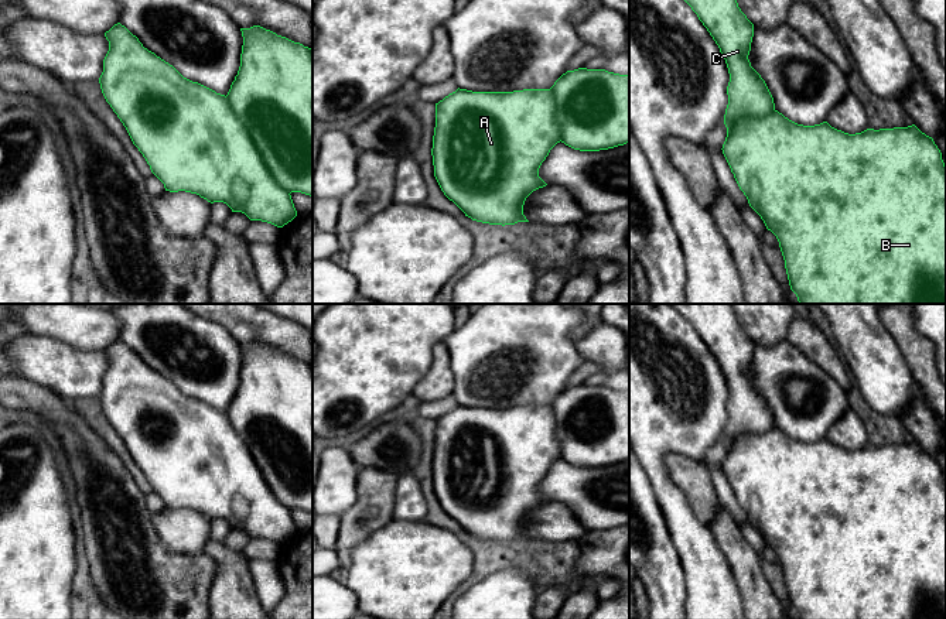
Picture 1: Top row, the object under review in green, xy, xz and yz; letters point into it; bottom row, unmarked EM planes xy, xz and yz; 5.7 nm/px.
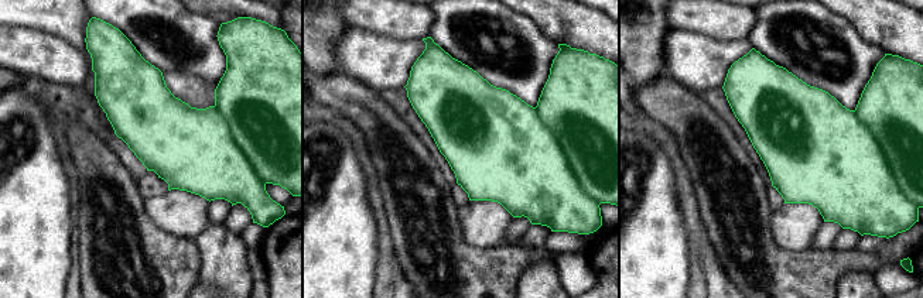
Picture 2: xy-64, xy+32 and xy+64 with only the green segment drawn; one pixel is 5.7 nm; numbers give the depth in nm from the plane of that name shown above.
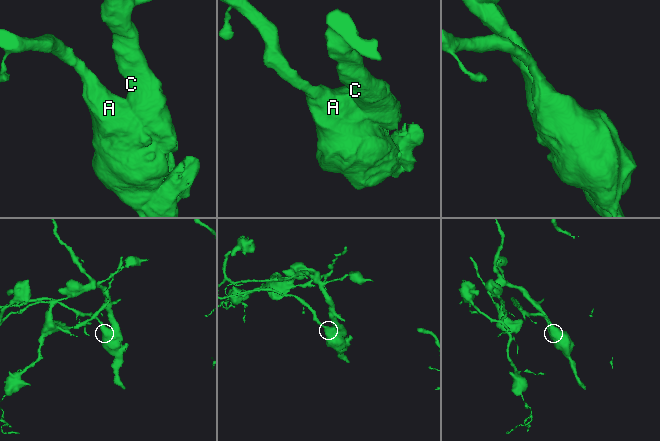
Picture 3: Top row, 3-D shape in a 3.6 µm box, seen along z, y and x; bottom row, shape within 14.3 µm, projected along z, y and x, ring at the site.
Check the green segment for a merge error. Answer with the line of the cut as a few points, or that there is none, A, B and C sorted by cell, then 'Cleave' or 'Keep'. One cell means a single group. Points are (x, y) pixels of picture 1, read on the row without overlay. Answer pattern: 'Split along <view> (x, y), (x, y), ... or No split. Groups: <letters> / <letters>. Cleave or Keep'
No split. Groups: A B C. Keep

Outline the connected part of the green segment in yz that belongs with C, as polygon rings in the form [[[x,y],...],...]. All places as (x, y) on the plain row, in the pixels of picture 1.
[[[670,304],[697,331],[723,370],[730,399],[727,403],[728,421],[724,431],[727,454],[723,471],[734,495],[748,516],[749,523],[761,533],[768,547],[778,558],[785,577],[790,606],[799,619],[946,619],[946,482],[933,455],[922,449],[915,441],[894,445],[867,445],[848,451],[831,444],[827,438],[814,442],[798,441],[775,425],[773,414],[748,376],[754,353],[754,341],[738,324],[731,304]]]

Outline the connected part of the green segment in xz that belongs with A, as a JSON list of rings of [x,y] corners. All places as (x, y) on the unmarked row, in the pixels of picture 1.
[[[578,384],[563,390],[550,406],[472,408],[458,404],[455,408],[450,410],[443,417],[436,420],[436,444],[431,465],[434,493],[444,512],[450,517],[452,517],[465,530],[465,533],[471,534],[472,537],[502,543],[515,541],[518,538],[529,538],[523,531],[525,517],[533,507],[547,502],[539,493],[539,485],[549,472],[550,466],[560,458],[580,468],[608,466],[629,459],[629,391],[619,391],[608,389],[605,386]]]

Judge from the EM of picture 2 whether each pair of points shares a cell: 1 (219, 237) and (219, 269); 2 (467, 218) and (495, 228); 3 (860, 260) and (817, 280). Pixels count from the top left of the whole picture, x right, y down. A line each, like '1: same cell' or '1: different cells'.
1: same cell
2: same cell
3: same cell

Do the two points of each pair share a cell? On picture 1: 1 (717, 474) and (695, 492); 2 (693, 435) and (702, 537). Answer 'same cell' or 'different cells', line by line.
1: different cells
2: same cell

